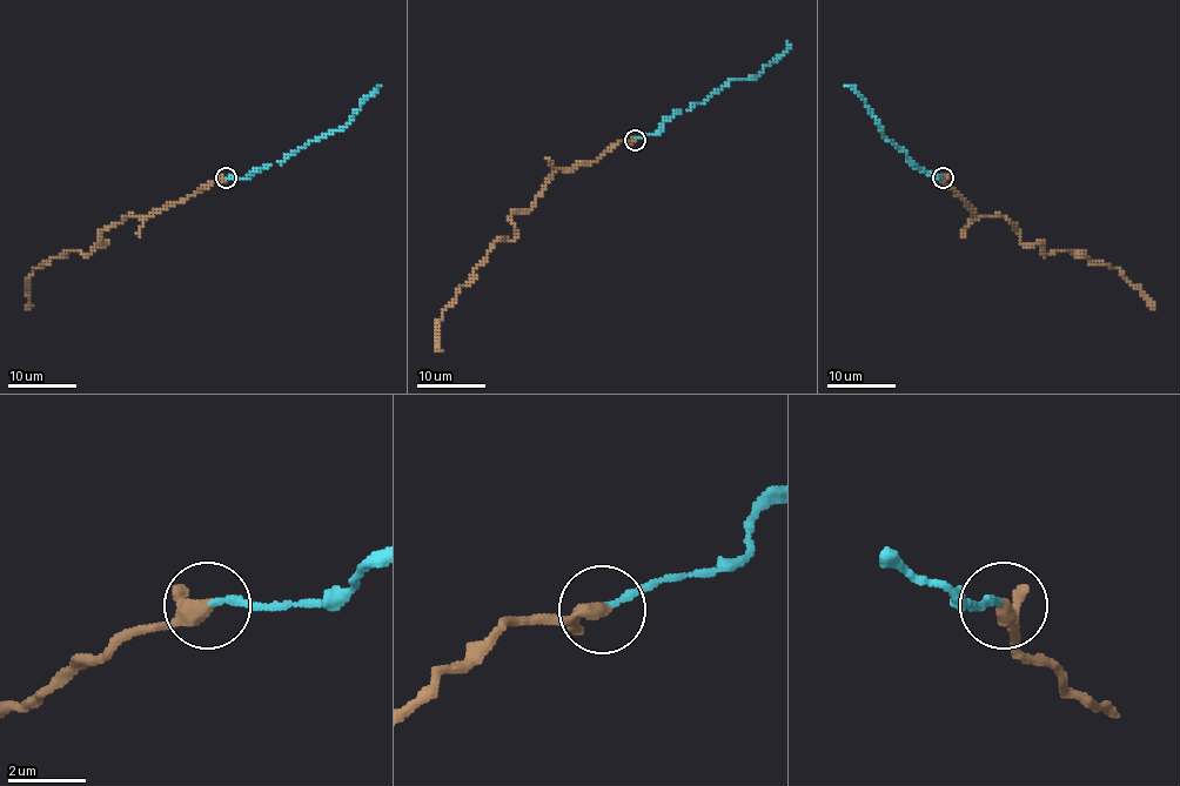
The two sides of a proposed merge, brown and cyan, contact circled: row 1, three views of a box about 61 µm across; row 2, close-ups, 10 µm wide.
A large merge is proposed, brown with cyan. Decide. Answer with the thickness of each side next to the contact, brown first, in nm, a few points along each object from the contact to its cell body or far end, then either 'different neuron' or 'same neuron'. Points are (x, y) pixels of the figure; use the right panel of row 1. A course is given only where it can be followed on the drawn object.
320 nm thick on the brown side, 170 nm on the other; brown runs (944, 177), (976, 219), (1011, 221), (1023, 244), (1044, 243), (1044, 255), (1081, 252), (1115, 267), (1155, 308); cyan runs (942, 177), (934, 177), (911, 162), (883, 136), (866, 102), (850, 86), (845, 86); same neuron

